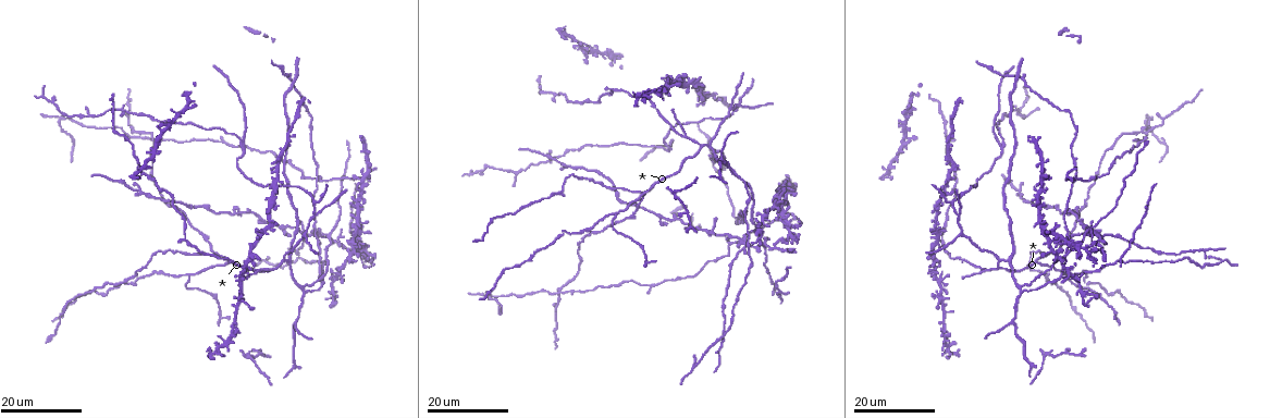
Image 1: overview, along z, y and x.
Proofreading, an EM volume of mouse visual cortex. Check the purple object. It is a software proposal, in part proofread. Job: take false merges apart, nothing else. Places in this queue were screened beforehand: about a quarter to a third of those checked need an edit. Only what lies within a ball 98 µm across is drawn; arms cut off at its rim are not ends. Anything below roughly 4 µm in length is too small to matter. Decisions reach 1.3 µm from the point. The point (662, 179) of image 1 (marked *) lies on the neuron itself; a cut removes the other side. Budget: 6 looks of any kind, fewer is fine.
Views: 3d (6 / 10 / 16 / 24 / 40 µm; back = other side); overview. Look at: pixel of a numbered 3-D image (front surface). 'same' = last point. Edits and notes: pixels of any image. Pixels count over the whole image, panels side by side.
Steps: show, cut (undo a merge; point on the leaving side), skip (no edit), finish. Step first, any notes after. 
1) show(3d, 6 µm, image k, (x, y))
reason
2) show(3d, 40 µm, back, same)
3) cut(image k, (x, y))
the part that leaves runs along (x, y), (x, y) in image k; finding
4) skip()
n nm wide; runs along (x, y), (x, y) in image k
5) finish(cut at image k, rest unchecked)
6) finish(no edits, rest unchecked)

show(3d, 24 µm, image 1, (636, 244))
sudden change in width

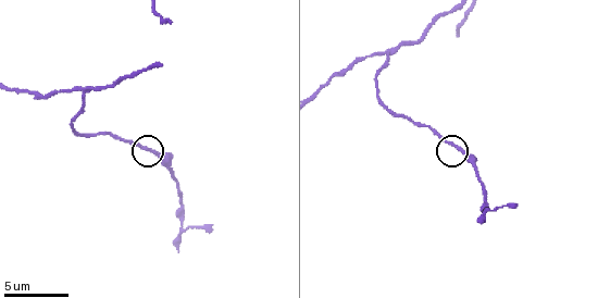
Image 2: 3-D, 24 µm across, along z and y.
show(3d, 10 µm, image 2, (456, 148))

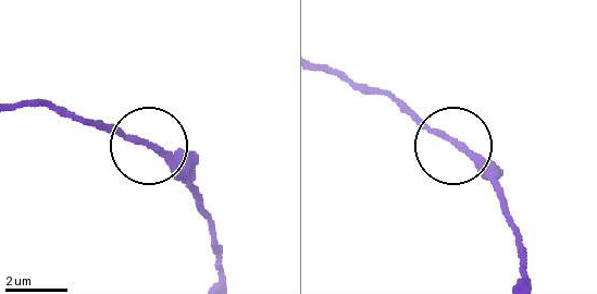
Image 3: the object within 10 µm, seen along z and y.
show(3d, 10 µm, back, image 3, (149, 145))

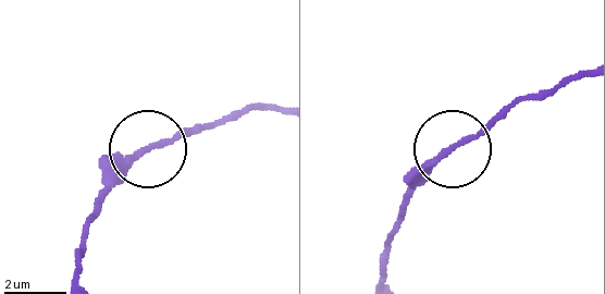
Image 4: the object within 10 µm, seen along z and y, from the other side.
cut(image 4, (134, 155))
the part that leaves runs along (176, 137), (109, 192), (88, 231), (77, 278) in image 4; two neurons meet here

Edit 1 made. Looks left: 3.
show(overview)

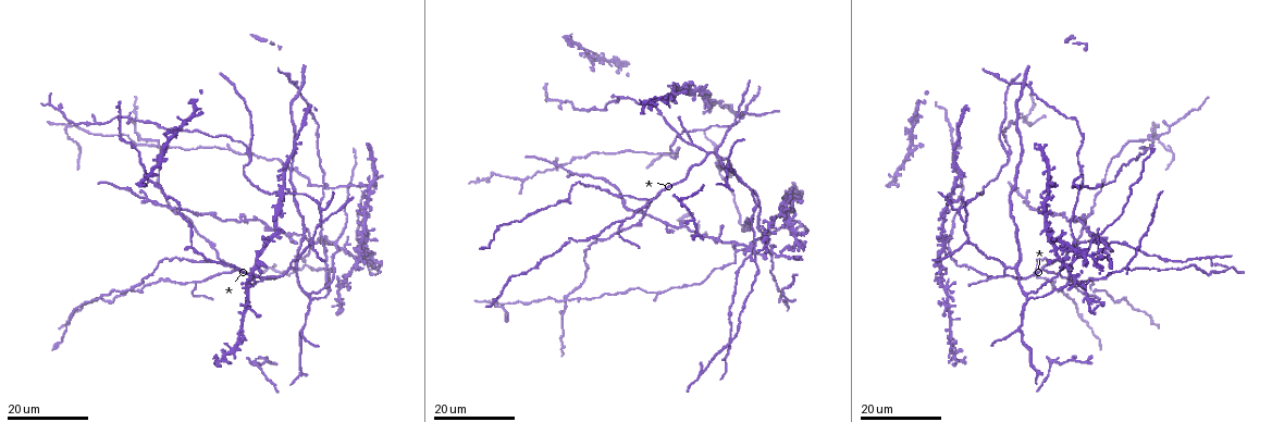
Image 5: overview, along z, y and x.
show(3d, 24 µm, image 5, (1010, 157))
branch point

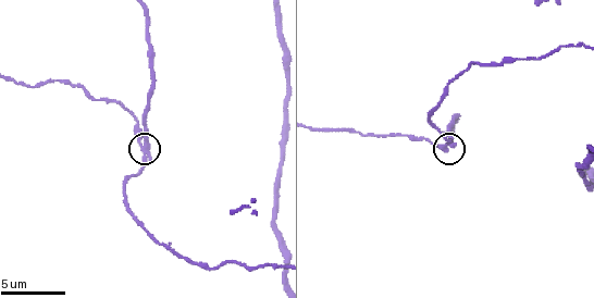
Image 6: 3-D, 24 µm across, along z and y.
show(3d, 10 µm, image 6, (144, 141))

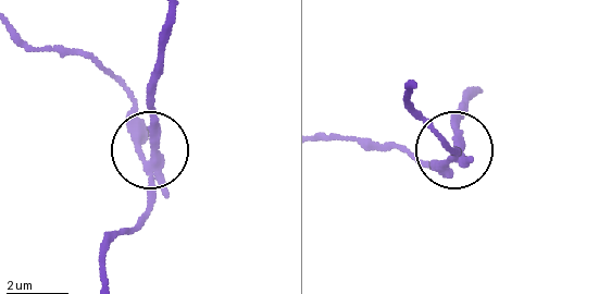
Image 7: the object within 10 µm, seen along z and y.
cut(image 7, (159, 123))
side arm 27 µm; the part that leaves runs along (157, 161), (157, 63), (172, 16) in image 7; a second neuron is stuck on

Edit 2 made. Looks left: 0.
finish(cut at image 4, cut at image 7, rest unchecked)

